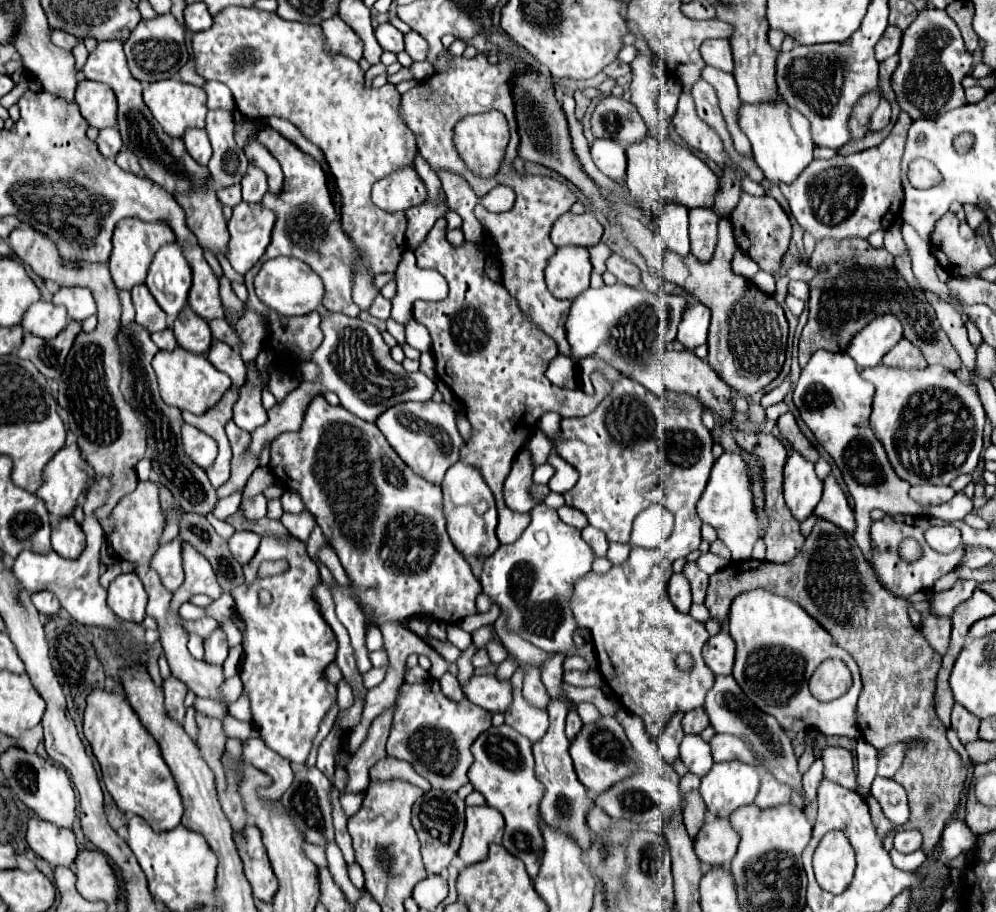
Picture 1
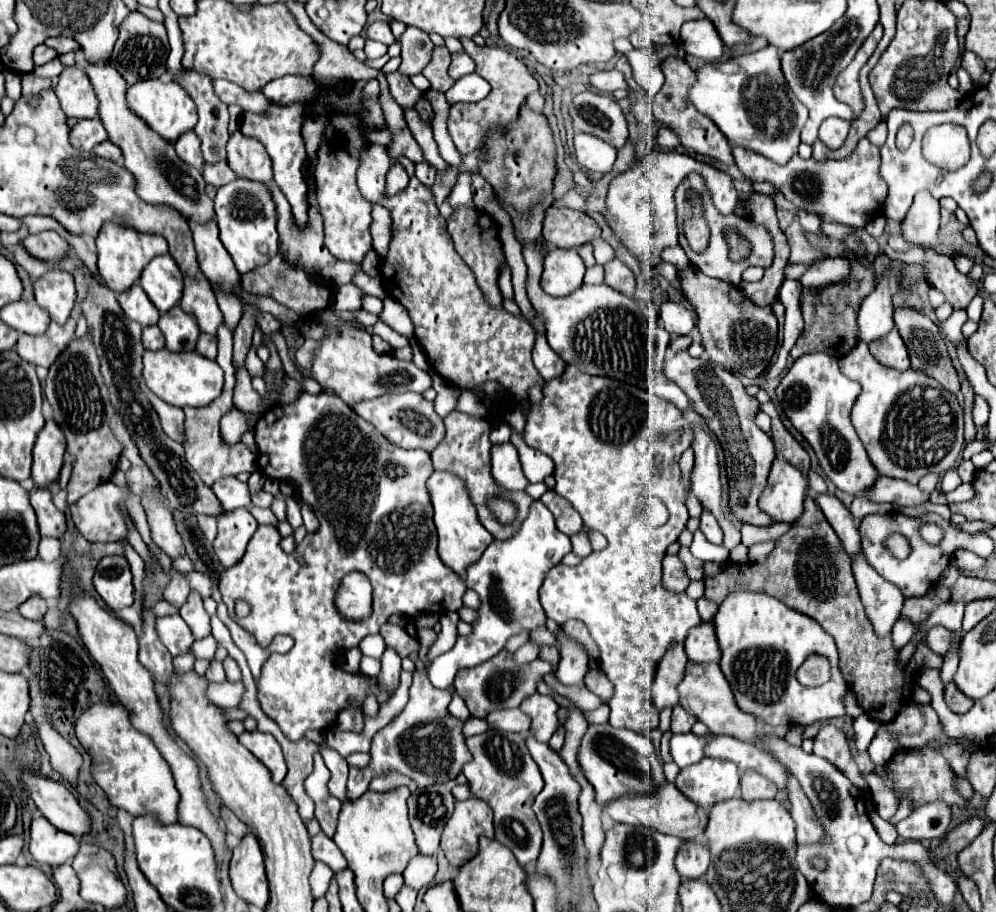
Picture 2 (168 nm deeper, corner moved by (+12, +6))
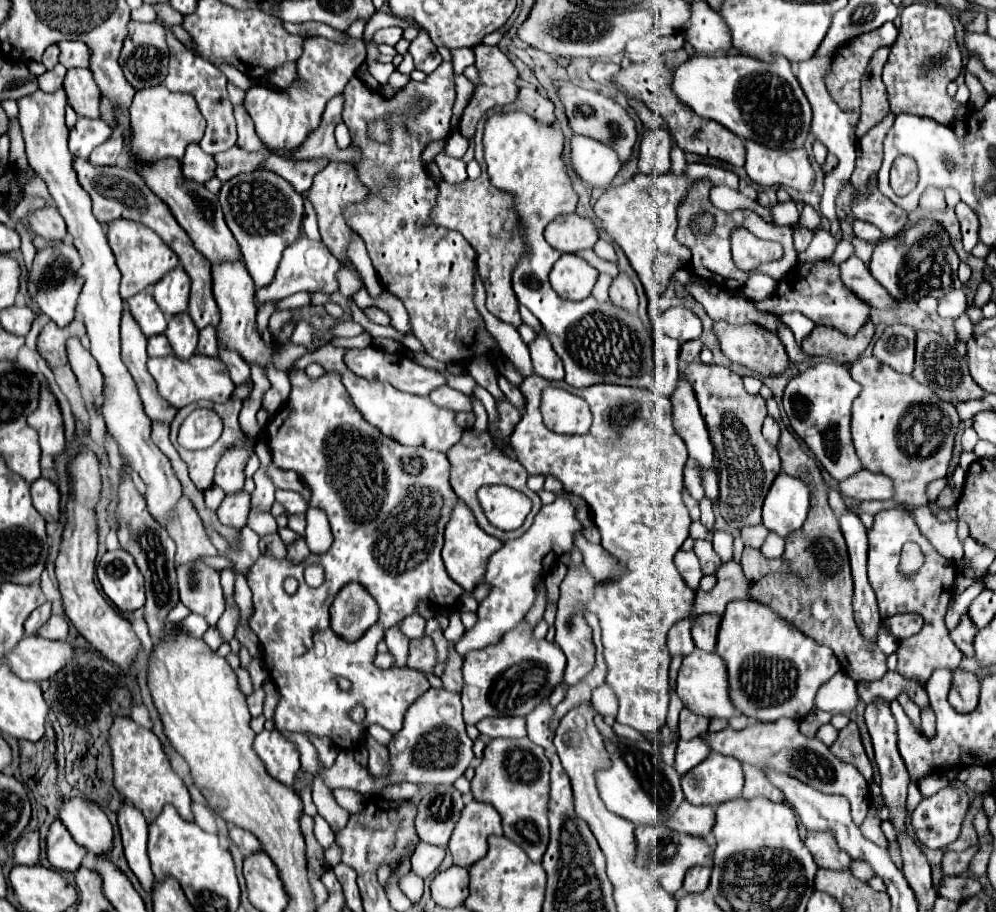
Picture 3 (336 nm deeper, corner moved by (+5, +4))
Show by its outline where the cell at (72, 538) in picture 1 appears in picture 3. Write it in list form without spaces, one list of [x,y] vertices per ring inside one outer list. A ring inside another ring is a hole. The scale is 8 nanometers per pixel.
[[[37,478],[31,484],[31,496],[33,496],[33,506],[47,522],[59,520],[59,490],[51,480]]]

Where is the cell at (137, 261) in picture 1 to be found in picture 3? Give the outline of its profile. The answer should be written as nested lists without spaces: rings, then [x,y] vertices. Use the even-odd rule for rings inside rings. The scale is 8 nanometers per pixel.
[[[123,218],[109,222],[107,238],[109,238],[109,246],[117,260],[117,268],[121,272],[119,292],[121,292],[123,300],[135,296],[137,292],[145,290],[147,286],[157,284],[159,278],[163,278],[163,274],[167,274],[167,272],[171,272],[171,268],[179,266],[177,254],[171,252],[171,248],[141,222],[131,222],[131,220],[123,220]]]

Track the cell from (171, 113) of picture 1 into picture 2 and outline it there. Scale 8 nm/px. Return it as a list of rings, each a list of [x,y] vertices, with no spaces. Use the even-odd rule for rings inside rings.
[[[154,78],[154,80],[136,82],[134,86],[128,88],[126,98],[128,98],[130,110],[134,110],[154,132],[158,132],[162,138],[166,138],[170,142],[176,142],[176,138],[180,134],[184,134],[184,132],[188,132],[196,126],[198,114],[196,114],[194,102],[188,96],[188,92],[184,92],[180,88],[180,84],[174,82],[174,80]]]

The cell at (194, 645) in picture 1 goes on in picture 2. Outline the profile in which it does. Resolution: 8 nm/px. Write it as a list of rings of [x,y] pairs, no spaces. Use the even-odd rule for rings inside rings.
[[[178,614],[158,618],[156,620],[156,632],[158,632],[158,638],[170,650],[172,656],[188,652],[188,648],[194,642],[188,624]]]

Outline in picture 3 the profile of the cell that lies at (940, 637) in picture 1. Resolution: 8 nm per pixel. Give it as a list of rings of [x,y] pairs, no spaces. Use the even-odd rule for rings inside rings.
[[[963,614],[959,624],[949,632],[951,640],[959,650],[963,650],[965,656],[973,656],[973,638],[977,634],[977,626],[971,622],[969,614]]]

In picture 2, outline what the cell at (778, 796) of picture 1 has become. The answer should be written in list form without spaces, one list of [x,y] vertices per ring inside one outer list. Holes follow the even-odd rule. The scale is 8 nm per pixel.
[[[744,772],[742,778],[740,778],[740,788],[742,788],[742,798],[746,802],[752,802],[752,800],[768,800],[768,798],[774,798],[778,794],[778,788],[776,784],[770,784],[768,778],[760,776],[758,772]]]

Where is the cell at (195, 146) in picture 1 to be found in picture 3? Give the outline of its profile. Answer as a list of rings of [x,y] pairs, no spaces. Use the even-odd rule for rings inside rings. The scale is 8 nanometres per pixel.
[[[189,144],[187,152],[181,160],[181,170],[183,170],[185,178],[205,184],[209,178],[215,176],[215,160],[213,160],[213,156],[205,154],[199,148],[199,144]]]

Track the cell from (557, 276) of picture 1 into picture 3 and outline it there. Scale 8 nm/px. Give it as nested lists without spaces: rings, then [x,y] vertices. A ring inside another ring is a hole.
[[[561,254],[553,264],[549,282],[563,300],[583,300],[597,282],[597,270],[577,254]]]

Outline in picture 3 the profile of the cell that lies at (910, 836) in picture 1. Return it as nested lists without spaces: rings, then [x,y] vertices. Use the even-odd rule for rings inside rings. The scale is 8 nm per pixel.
[[[955,784],[923,798],[911,816],[917,840],[927,848],[947,848],[955,838],[959,838],[967,810],[969,796]]]

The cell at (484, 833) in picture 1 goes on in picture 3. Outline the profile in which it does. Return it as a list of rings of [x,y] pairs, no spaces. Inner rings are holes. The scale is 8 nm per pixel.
[[[475,800],[469,802],[465,806],[465,810],[461,812],[461,818],[453,830],[451,840],[449,840],[449,850],[451,850],[455,864],[463,866],[463,868],[471,868],[477,860],[481,860],[487,854],[487,838],[491,834],[495,834],[495,836],[503,834],[499,812],[491,804],[483,804],[483,802],[475,802]]]

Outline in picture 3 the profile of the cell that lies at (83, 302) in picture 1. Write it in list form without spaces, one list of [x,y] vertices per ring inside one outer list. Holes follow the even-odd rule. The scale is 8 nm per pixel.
[[[51,242],[43,250],[37,250],[35,254],[35,260],[27,278],[27,288],[29,288],[29,294],[35,298],[39,310],[47,314],[57,326],[67,326],[75,316],[77,296],[83,286],[83,280],[77,276],[79,268],[81,268],[81,258],[71,242]]]

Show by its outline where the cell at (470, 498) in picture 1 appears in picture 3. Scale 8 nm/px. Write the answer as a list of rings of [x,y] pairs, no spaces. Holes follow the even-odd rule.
[[[459,500],[457,506],[453,508],[453,516],[445,528],[445,546],[441,552],[441,558],[445,562],[445,570],[447,574],[465,590],[465,592],[473,592],[477,584],[483,582],[483,574],[485,574],[485,566],[487,566],[487,558],[497,552],[503,546],[503,542],[499,542],[499,538],[489,536],[487,532],[483,532],[477,522],[475,516],[471,514],[471,510]]]

